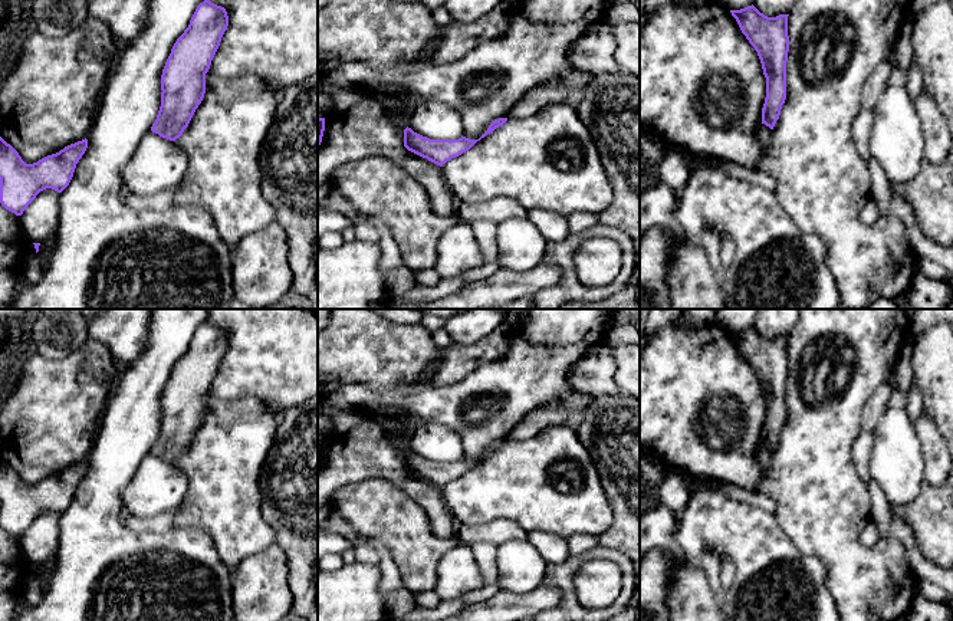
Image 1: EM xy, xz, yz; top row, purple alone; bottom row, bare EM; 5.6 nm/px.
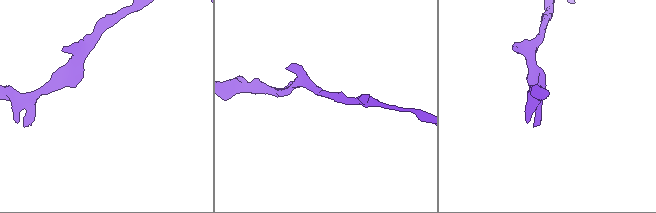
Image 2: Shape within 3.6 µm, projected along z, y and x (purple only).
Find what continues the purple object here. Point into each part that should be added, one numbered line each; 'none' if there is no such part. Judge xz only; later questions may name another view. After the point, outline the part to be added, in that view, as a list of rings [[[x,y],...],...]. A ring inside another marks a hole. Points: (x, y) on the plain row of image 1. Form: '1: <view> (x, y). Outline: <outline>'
none

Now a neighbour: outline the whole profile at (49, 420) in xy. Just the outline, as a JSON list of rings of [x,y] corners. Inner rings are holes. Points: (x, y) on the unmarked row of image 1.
[[[88,339],[62,359],[49,359],[33,351],[20,359],[17,382],[0,397],[0,459],[26,486],[37,484],[88,459],[119,369],[109,348],[95,339]]]

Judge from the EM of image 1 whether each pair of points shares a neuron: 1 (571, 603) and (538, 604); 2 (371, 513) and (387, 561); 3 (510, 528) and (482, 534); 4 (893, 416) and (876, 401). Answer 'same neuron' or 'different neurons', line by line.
1: different neurons
2: different neurons
3: same neuron
4: different neurons

